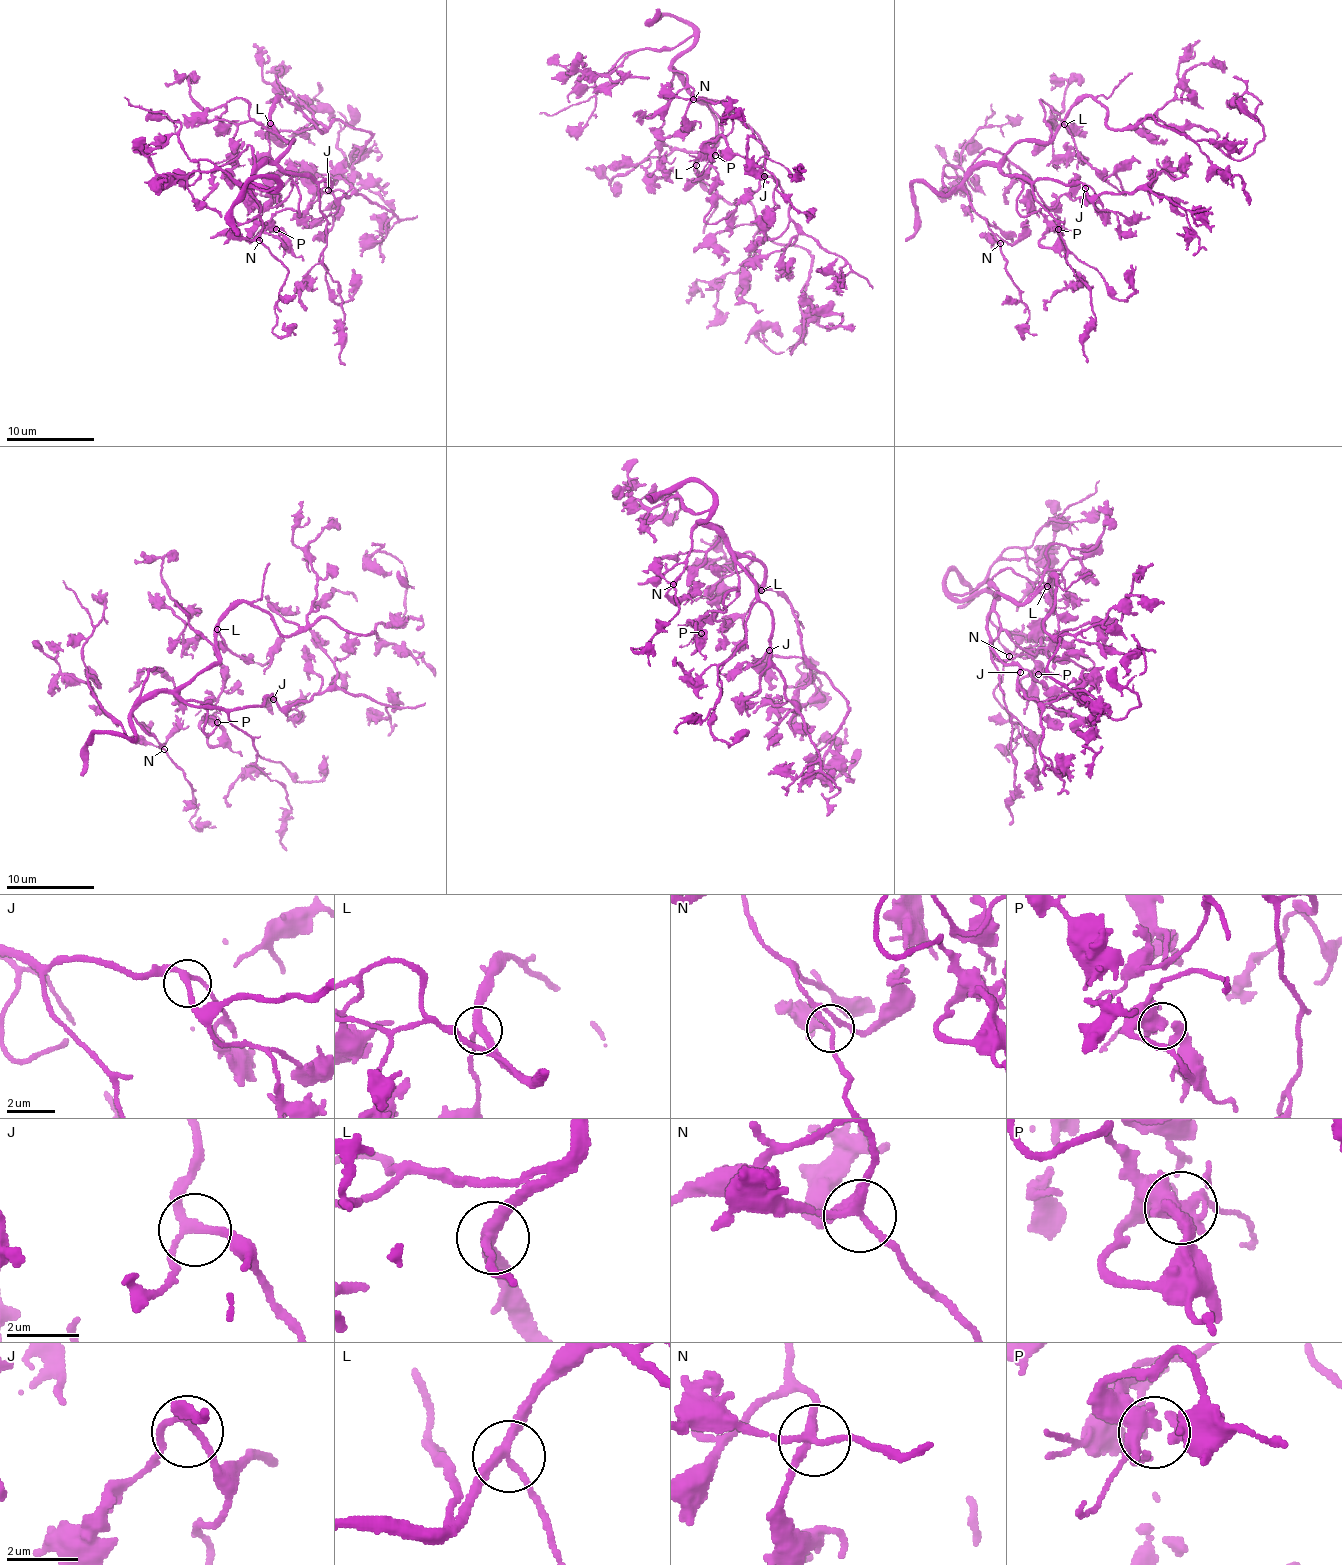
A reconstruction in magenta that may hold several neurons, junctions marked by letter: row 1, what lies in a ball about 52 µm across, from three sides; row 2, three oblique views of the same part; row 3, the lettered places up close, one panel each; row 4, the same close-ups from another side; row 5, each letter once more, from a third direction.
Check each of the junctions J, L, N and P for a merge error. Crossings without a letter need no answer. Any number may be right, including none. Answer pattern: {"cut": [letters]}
{"cut": []}

